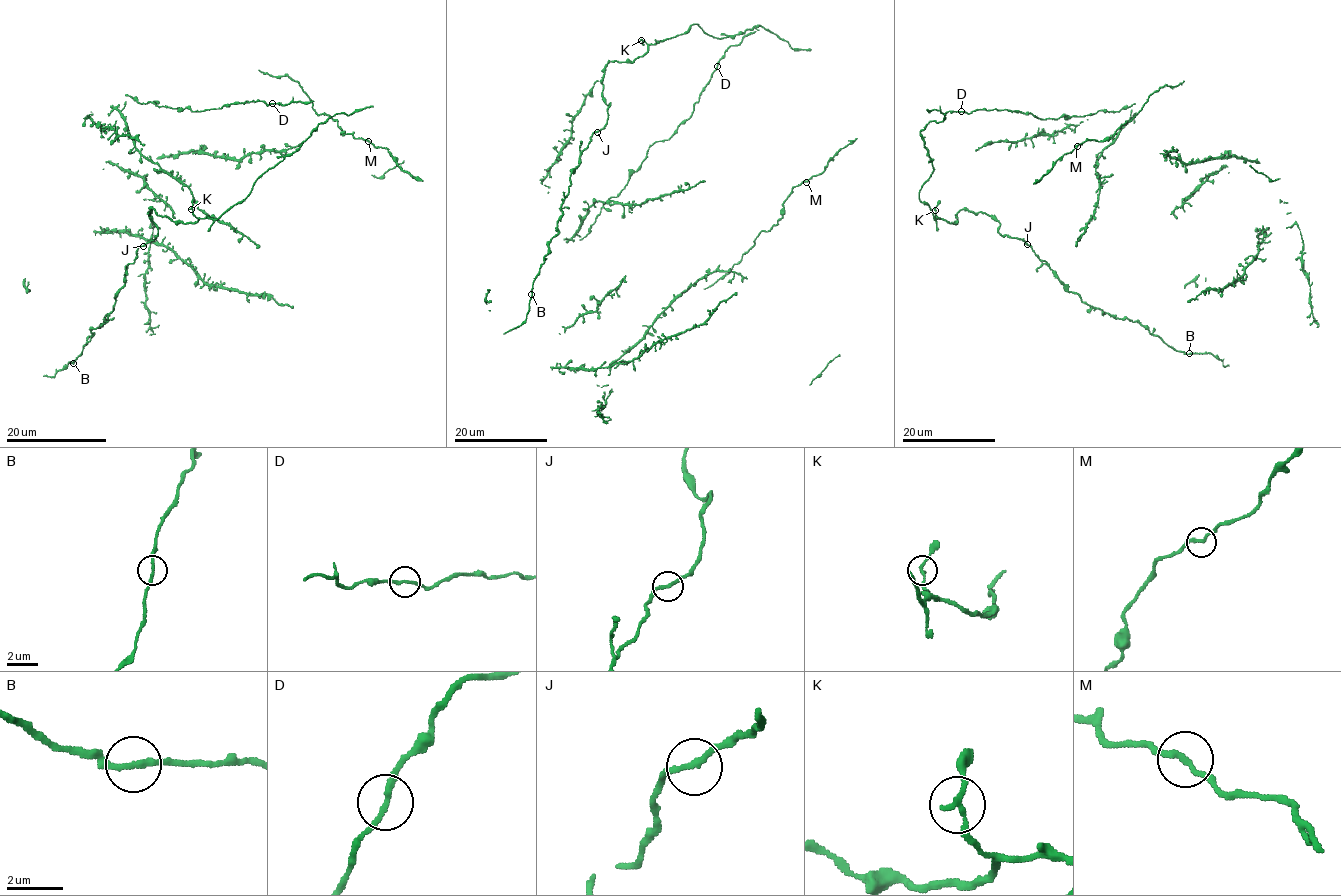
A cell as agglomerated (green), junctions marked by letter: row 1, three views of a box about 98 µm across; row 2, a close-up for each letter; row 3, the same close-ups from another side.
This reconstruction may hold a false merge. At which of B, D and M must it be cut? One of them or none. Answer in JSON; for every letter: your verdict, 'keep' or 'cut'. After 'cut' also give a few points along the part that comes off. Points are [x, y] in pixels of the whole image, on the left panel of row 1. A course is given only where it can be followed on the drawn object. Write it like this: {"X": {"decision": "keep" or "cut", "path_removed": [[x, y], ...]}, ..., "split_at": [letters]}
{"B": {"decision": "keep"}, "D": {"decision": "keep"}, "M": {"decision": "keep"}, "split_at": []}

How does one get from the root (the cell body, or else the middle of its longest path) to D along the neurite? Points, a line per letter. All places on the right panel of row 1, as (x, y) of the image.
D: (1013, 111), (961, 111)

